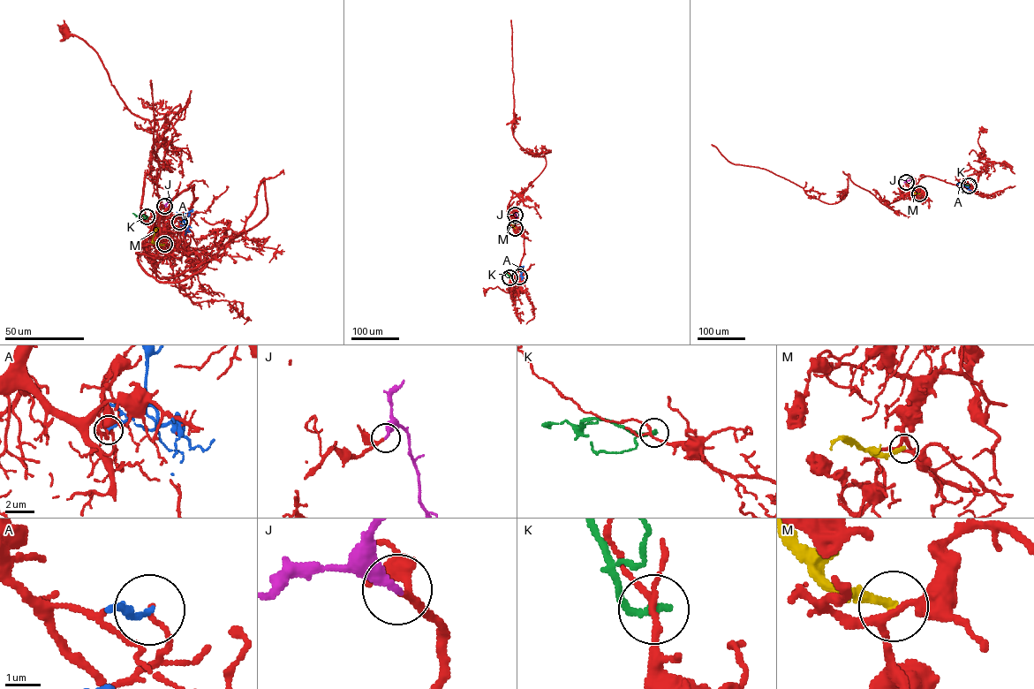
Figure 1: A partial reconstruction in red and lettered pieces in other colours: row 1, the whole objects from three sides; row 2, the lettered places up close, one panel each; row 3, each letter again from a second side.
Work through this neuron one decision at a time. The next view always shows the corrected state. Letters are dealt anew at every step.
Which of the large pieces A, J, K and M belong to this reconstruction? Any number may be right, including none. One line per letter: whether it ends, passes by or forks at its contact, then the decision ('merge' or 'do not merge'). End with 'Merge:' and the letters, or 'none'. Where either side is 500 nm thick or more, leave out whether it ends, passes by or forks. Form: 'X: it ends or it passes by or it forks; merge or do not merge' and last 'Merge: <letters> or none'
A: it passes by; do not merge
J: it ends; merge
K: it ends; do not merge
M: it ends; do not merge
Merge: J

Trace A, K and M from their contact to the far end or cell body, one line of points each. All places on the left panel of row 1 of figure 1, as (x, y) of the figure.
A: (179, 222), (184, 222), (184, 213), (192, 209)
K: (147, 216), (132, 213)
M: (164, 244), (152, 242), (155, 228)

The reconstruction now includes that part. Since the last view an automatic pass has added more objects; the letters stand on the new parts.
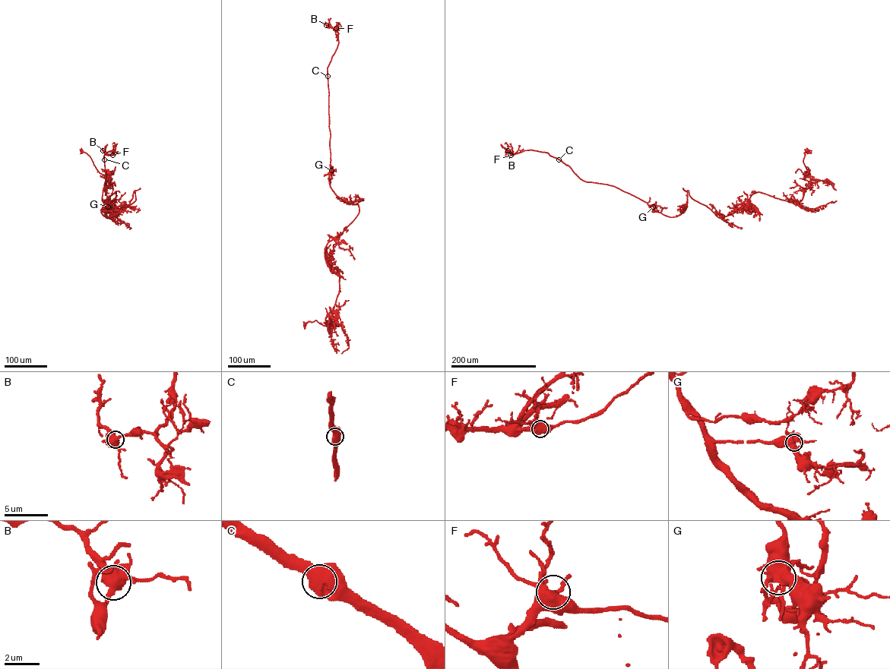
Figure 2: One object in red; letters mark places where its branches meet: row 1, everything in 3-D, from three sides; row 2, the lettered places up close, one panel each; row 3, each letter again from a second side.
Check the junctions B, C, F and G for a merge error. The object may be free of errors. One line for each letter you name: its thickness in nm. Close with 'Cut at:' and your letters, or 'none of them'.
Cut at: none of them

